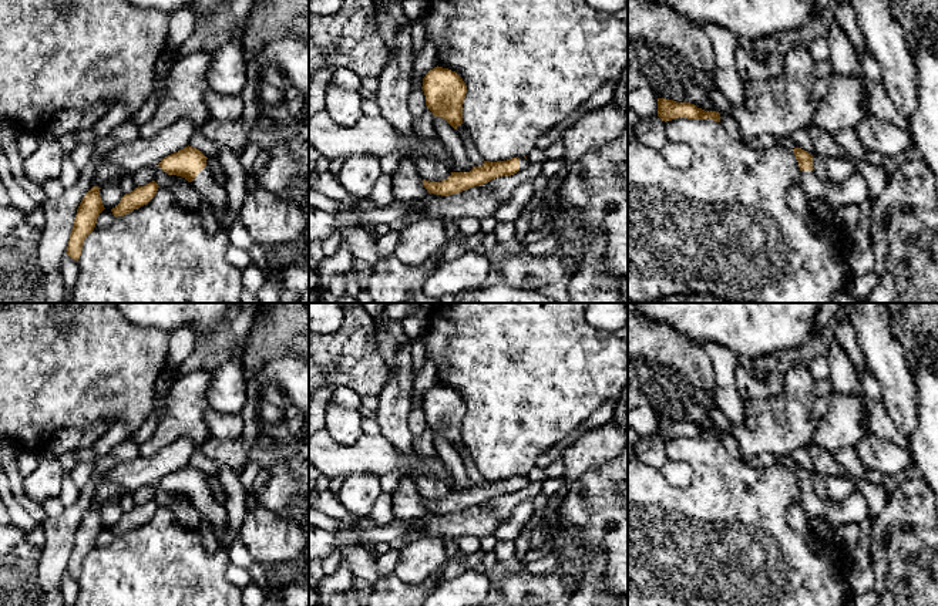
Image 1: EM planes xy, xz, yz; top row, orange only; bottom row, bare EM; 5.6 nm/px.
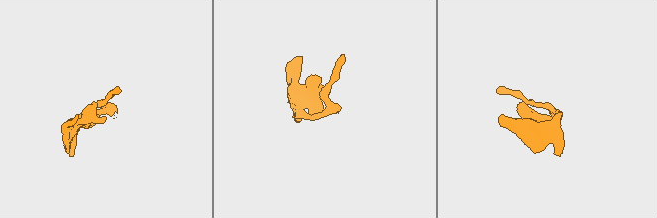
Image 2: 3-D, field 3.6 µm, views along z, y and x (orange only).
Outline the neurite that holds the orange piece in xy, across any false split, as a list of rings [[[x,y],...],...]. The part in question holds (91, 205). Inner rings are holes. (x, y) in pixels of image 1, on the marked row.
[[[93,186],[83,198],[77,215],[74,219],[74,226],[71,229],[67,255],[77,260],[81,256],[83,243],[85,238],[94,230],[97,218],[105,209],[100,196],[98,186]]]

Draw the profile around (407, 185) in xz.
[[[401,158],[399,166],[391,174],[391,179],[394,199],[397,201],[417,201],[428,193],[423,185],[423,178],[410,158]]]

